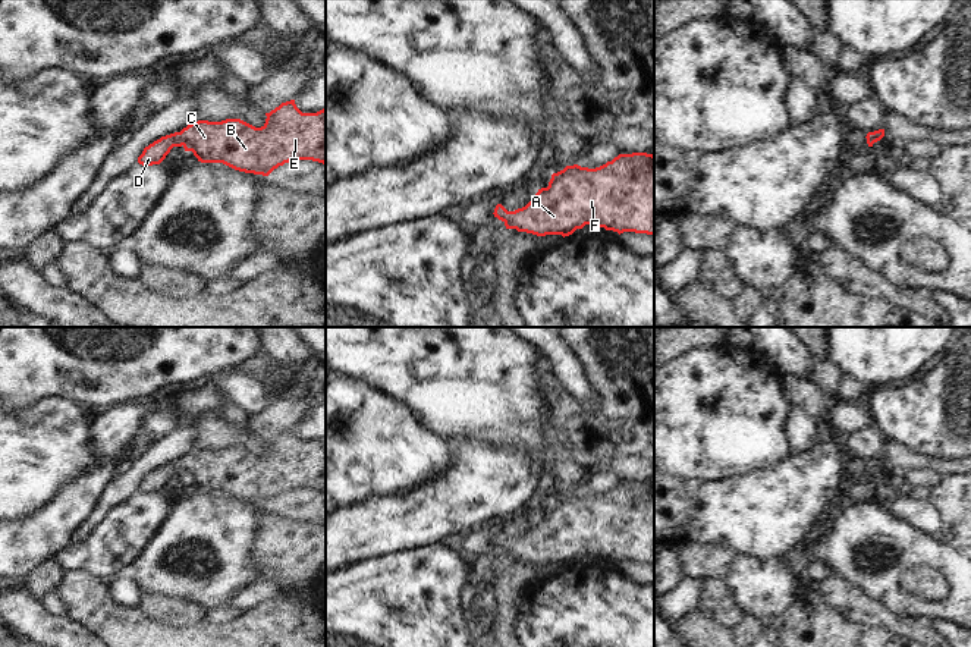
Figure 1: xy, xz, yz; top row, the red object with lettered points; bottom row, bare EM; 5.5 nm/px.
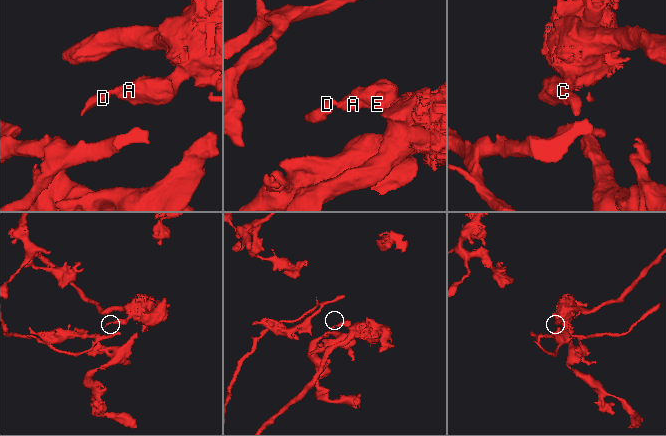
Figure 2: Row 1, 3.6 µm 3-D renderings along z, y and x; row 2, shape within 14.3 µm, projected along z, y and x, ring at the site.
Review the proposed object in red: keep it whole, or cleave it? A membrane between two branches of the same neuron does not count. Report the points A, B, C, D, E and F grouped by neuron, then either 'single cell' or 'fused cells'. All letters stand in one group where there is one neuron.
groups A B C D E F; single cell

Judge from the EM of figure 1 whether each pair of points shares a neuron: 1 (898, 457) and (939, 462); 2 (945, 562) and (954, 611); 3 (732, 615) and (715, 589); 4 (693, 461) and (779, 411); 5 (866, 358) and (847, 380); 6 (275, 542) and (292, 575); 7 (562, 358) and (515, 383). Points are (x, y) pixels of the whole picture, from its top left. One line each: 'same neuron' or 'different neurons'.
1: same neuron
2: same neuron
3: same neuron
4: same neuron
5: different neurons
6: same neuron
7: different neurons

